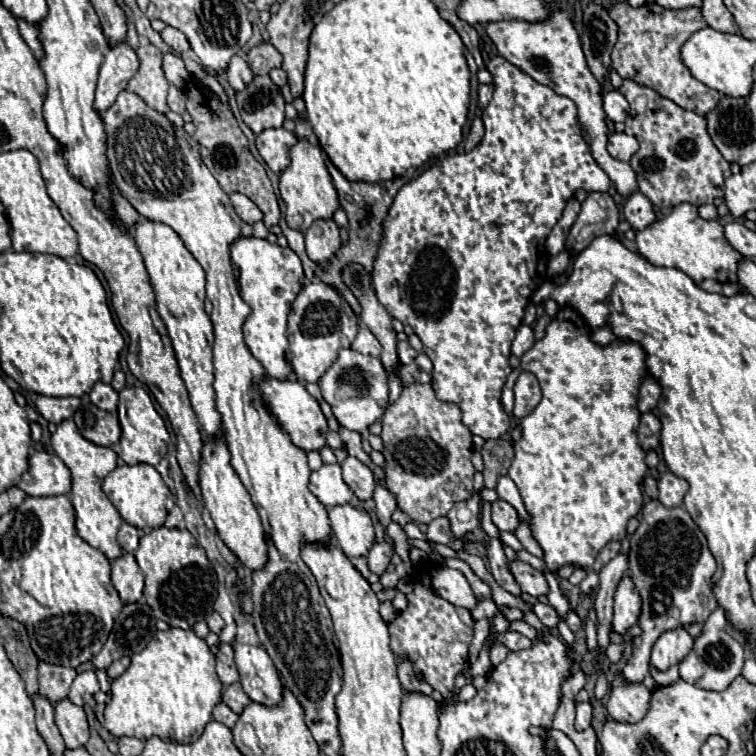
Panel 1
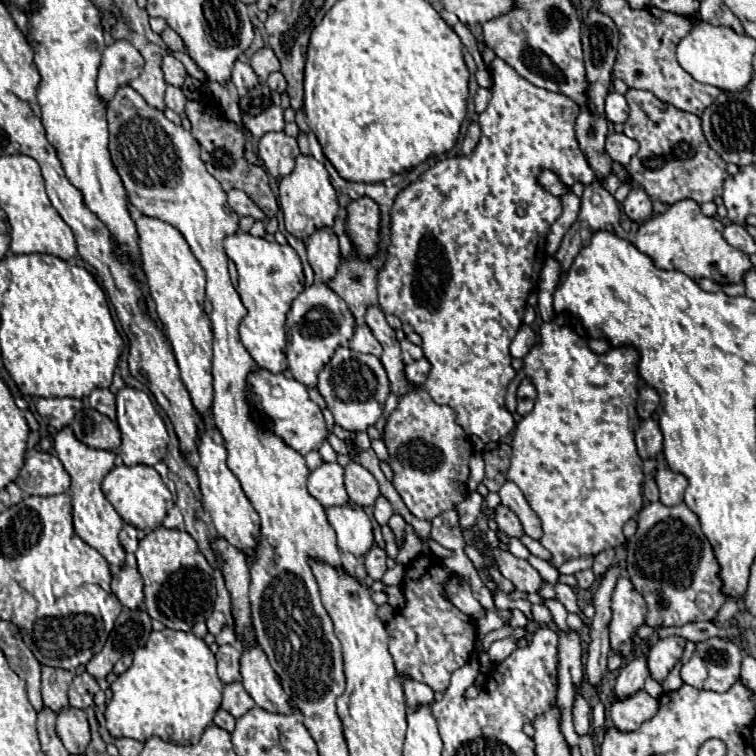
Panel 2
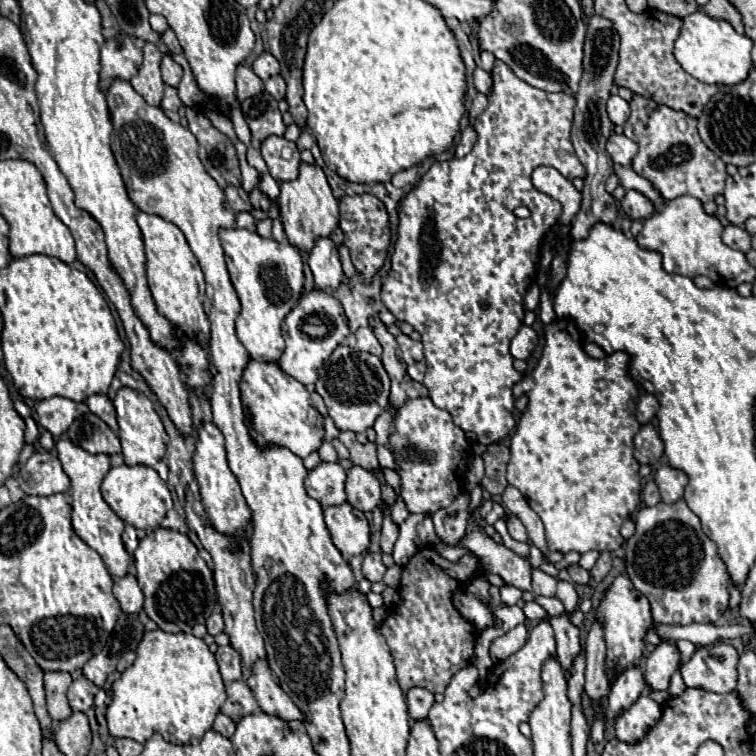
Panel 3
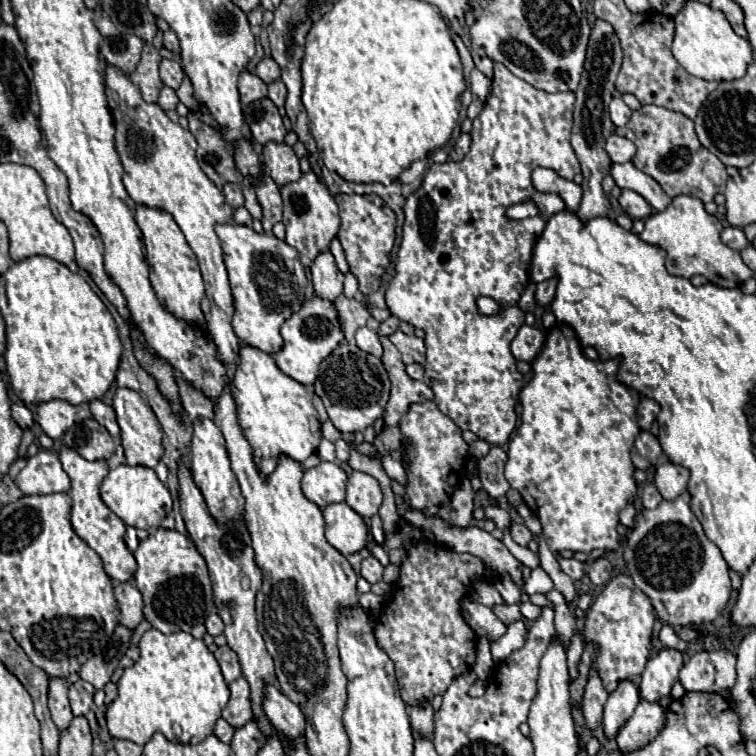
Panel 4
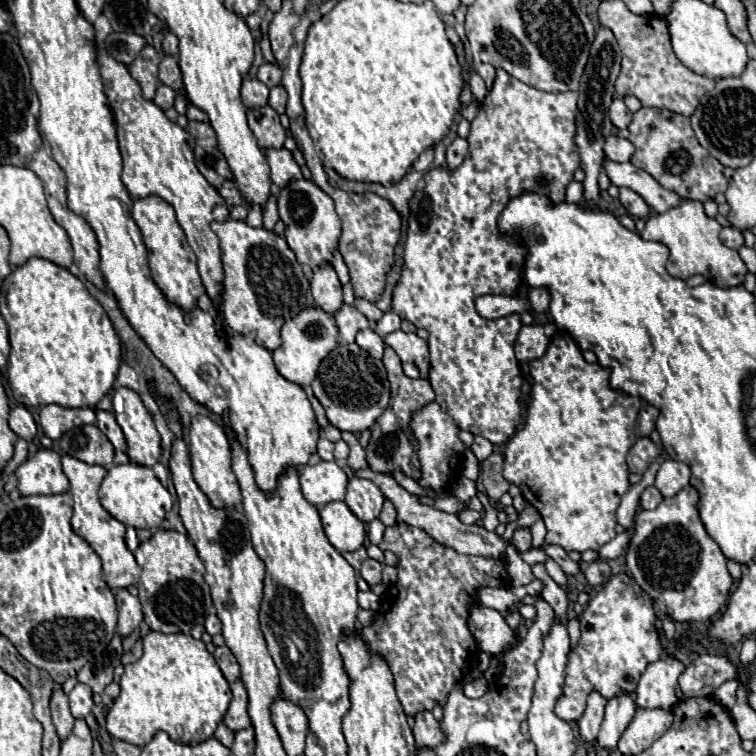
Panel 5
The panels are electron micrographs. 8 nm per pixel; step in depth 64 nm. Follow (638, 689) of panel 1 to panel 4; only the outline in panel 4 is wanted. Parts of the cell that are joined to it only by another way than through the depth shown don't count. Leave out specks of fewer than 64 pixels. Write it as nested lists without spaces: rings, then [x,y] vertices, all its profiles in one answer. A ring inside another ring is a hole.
[[[640,700],[634,714],[622,724],[622,728],[616,734],[618,748],[624,748],[624,752],[632,752],[632,748],[642,748],[660,732],[660,724],[664,724],[664,710],[658,702],[646,702]]]

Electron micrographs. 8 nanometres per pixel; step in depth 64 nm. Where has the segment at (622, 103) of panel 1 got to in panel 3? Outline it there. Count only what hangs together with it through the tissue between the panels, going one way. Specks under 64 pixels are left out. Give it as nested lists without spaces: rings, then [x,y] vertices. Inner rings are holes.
[[[614,94],[614,96],[610,96],[608,98],[608,116],[610,116],[610,120],[614,122],[614,124],[624,124],[626,120],[628,120],[628,116],[630,116],[630,106],[628,106],[628,102],[624,100],[624,98],[620,98],[618,94]]]

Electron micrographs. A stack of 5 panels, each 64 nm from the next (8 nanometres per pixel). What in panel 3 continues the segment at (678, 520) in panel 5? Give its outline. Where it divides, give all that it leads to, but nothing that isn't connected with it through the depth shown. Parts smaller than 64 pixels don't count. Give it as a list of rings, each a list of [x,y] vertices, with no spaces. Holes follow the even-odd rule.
[[[684,500],[676,504],[658,502],[656,506],[644,506],[636,512],[636,532],[626,540],[626,572],[638,592],[642,592],[652,606],[652,620],[662,624],[692,624],[692,622],[716,622],[728,608],[730,578],[724,562],[716,552],[716,544],[702,532],[700,518],[688,508]]]

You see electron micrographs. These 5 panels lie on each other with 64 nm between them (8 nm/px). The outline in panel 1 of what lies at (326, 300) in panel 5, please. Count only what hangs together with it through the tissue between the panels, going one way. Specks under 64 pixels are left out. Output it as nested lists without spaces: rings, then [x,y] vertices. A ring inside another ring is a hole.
[[[332,218],[316,220],[306,230],[306,252],[316,262],[326,262],[334,258],[334,252],[340,248],[340,228]]]

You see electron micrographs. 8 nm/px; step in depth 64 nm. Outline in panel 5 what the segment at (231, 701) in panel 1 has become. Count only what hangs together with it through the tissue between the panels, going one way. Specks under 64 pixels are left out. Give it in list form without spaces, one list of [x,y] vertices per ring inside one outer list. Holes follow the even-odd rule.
[[[236,680],[232,686],[232,702],[224,714],[224,724],[238,732],[250,726],[250,716],[248,716],[248,694],[246,694],[246,686],[242,684],[242,680]]]

